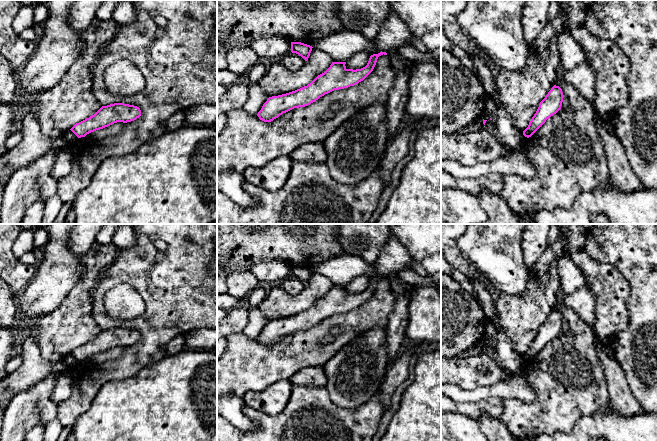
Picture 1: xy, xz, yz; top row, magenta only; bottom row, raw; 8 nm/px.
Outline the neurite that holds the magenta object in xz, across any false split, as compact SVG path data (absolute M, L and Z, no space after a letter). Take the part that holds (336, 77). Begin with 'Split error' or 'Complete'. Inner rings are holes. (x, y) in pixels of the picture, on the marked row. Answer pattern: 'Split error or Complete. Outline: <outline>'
Complete. Outline: M386 52L370 56L367 65L361 69L347 69L346 62L332 62L330 67L318 75L310 84L295 91L272 96L263 104L257 116L264 122L271 122L294 108L305 107L334 90L348 88L363 81L374 69L377 59Z

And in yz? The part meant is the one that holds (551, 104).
Complete. Outline: M554 85L545 98L540 102L536 113L529 122L528 127L523 131L523 135L527 138L531 137L547 119L561 109L562 102L562 89L559 86Z

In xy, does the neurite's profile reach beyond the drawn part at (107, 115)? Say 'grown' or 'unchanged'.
unchanged

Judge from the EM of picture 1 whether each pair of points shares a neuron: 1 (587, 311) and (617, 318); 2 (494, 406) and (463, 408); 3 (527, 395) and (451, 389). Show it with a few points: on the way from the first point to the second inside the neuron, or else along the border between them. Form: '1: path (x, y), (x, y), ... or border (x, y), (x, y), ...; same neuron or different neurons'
1: border (590, 290), (595, 297), (595, 322), (593, 325); different neurons
2: path (486, 407), (471, 408); same neuron
3: path (508, 391), (487, 391), (480, 394), (470, 394); same neuron

